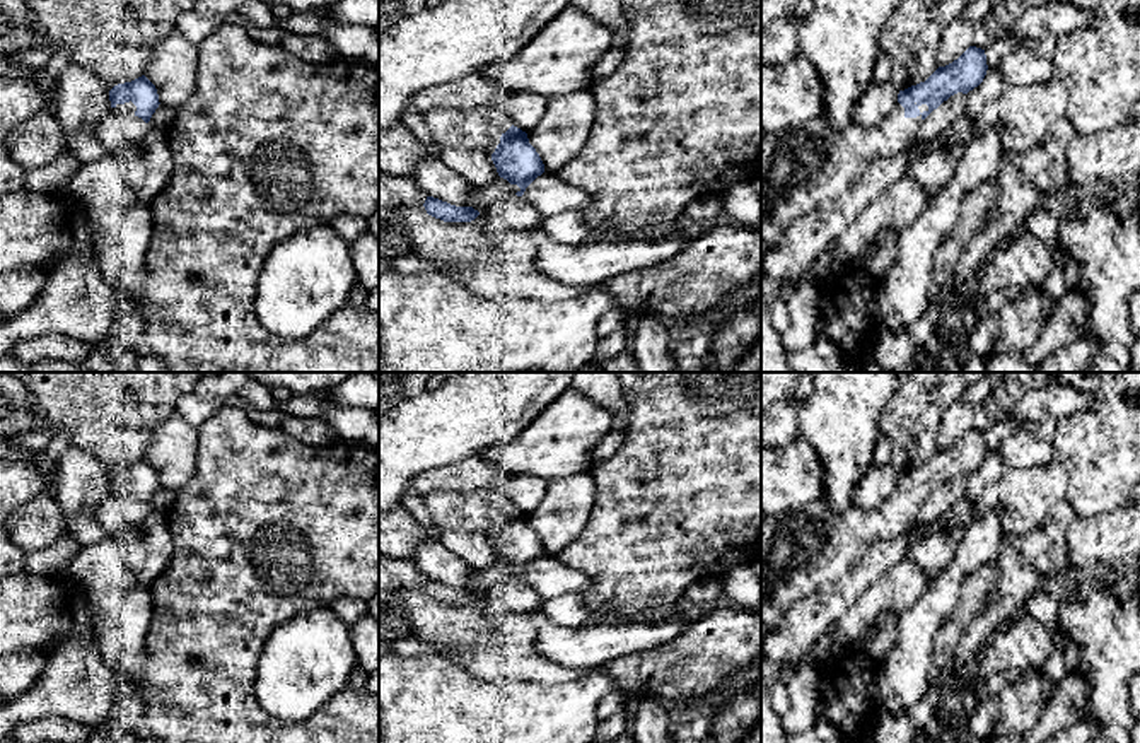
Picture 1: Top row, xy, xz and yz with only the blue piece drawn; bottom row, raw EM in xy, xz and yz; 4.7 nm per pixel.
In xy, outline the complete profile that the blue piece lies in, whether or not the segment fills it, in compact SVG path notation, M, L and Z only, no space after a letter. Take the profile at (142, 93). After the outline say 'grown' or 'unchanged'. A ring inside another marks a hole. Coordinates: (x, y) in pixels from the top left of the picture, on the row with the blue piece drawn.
M145 75L131 82L114 85L109 91L109 101L111 109L135 114L145 123L150 121L160 104L155 85Z | grown

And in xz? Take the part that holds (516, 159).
M514 125L502 133L491 161L500 178L521 188L517 196L522 196L526 188L544 173L544 164L529 143L527 133Z | unchanged

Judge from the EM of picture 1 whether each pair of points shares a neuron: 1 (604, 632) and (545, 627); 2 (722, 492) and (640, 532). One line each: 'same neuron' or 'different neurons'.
1: same neuron
2: same neuron

